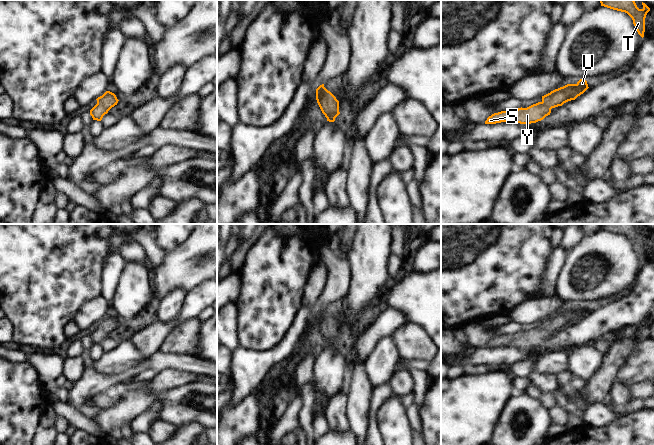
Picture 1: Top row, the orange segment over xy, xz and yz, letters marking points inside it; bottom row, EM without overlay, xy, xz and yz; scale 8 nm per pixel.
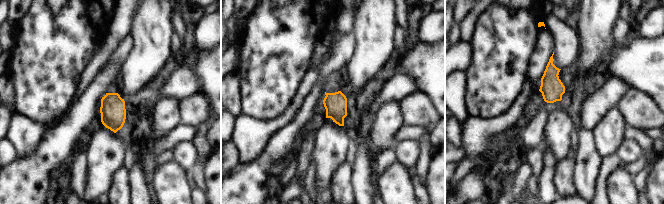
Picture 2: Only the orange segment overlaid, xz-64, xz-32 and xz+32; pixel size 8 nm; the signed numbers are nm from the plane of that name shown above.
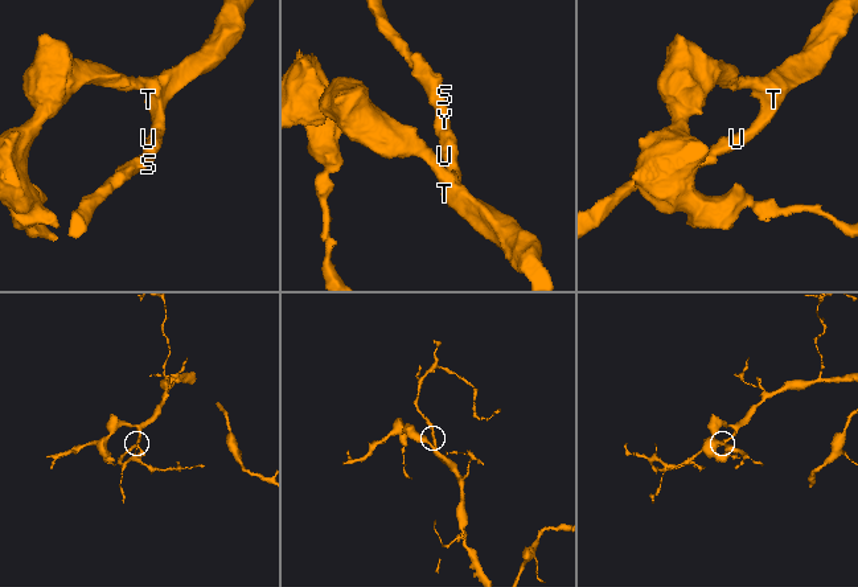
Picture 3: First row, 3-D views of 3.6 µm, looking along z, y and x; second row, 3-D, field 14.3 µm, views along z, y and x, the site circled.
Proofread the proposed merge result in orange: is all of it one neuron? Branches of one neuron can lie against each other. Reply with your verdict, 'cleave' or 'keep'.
keep

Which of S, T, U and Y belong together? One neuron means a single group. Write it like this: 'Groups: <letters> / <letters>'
Groups: S T U Y.

